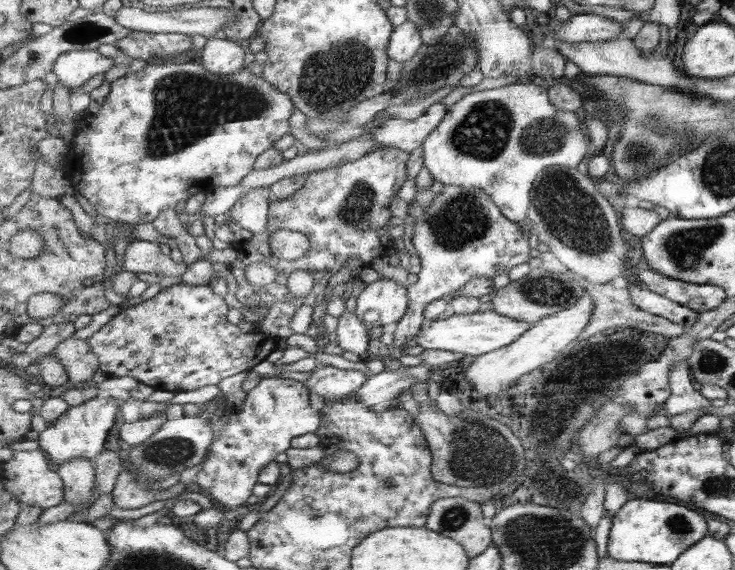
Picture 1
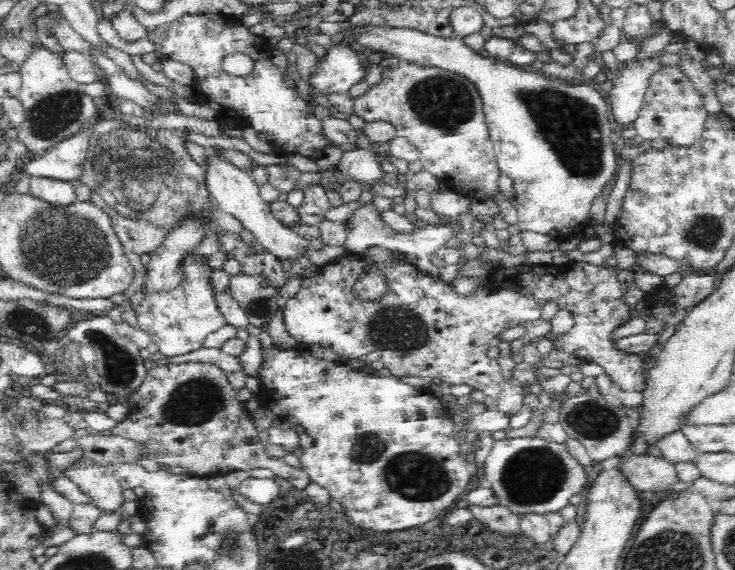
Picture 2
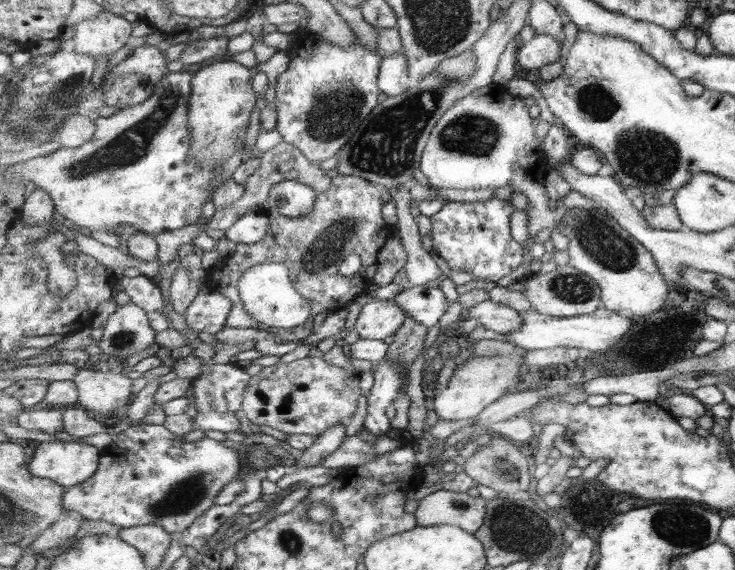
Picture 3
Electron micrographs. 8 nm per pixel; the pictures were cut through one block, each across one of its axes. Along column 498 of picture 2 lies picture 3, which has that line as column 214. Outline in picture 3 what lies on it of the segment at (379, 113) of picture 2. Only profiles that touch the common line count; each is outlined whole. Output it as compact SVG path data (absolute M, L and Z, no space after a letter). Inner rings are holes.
M185 69L169 73L147 102L121 108L109 117L99 116L95 120L94 137L87 144L79 148L60 147L54 153L17 163L6 172L6 178L11 183L27 185L32 182L36 187L43 188L53 199L59 215L90 231L115 233L117 227L129 225L141 233L157 238L165 232L197 225L203 204L211 201L215 191L229 180L217 183L216 178L225 165L211 166L208 162L200 162L192 152L192 136L188 122L192 77L193 74Z

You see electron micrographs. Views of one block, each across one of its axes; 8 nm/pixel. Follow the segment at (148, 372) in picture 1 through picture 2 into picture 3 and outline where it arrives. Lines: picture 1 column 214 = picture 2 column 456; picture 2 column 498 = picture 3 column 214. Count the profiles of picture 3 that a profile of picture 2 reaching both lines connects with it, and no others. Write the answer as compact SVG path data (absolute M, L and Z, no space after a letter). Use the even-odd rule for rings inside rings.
M203 288L185 314L186 323L198 333L217 334L225 328L233 301L218 289ZM211 361L204 364L203 372L192 379L194 404L198 412L207 414L215 411L221 413L241 413L245 389L249 386L252 376L247 370L236 363L212 365Z

